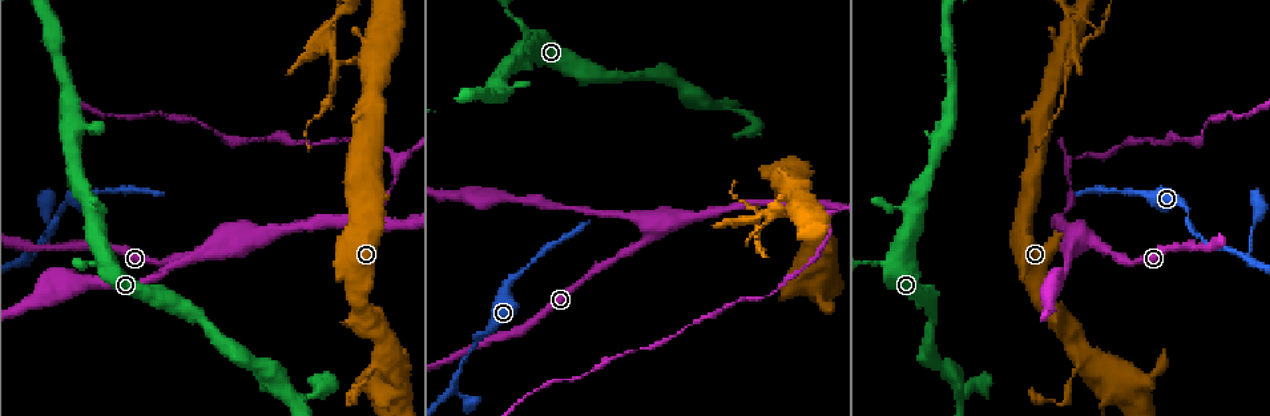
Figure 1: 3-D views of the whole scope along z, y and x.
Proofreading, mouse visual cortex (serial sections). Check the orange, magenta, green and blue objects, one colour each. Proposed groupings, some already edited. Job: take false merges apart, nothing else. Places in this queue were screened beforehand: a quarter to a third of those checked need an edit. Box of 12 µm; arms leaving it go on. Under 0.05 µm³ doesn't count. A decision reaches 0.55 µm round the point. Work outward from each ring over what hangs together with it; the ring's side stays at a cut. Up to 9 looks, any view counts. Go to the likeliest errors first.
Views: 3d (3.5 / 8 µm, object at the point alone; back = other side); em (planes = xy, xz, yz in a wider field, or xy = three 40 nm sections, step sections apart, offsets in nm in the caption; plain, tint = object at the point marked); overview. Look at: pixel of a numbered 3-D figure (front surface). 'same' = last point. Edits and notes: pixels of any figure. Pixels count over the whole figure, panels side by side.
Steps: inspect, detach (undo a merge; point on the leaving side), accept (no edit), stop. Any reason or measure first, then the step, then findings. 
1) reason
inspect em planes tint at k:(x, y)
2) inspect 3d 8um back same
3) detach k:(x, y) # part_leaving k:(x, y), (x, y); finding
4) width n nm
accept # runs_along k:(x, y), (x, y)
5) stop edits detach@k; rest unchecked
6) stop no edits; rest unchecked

looks like a crossing
inspect 3d 3.5um at 1:(1068, 62)

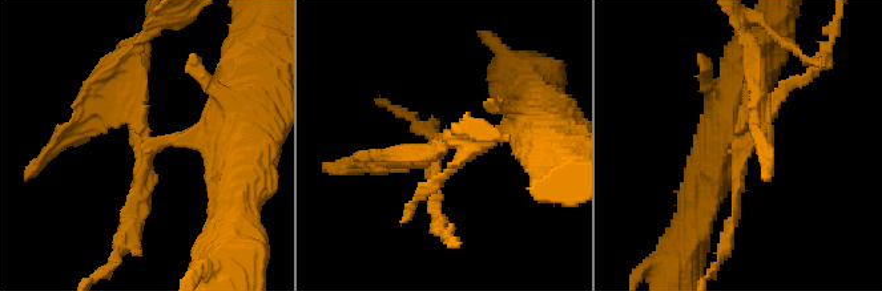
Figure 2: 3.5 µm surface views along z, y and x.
now the EM
inspect em xy step 3 tint at 2:(737, 136)

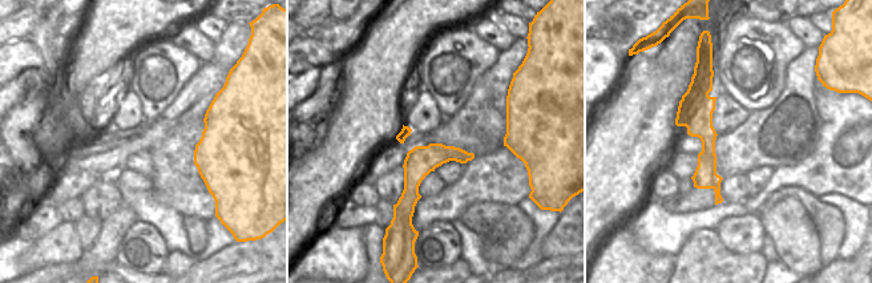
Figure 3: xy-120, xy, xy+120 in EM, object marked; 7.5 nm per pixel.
accept # all the same cell

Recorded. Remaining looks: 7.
arms part here
inspect 3d 3.5um at 1:(1088, 237)

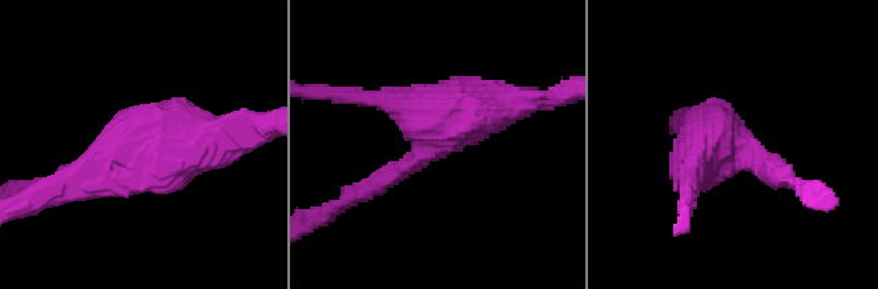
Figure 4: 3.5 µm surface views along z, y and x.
inspect em xy step 1 tint at 4:(740, 150)

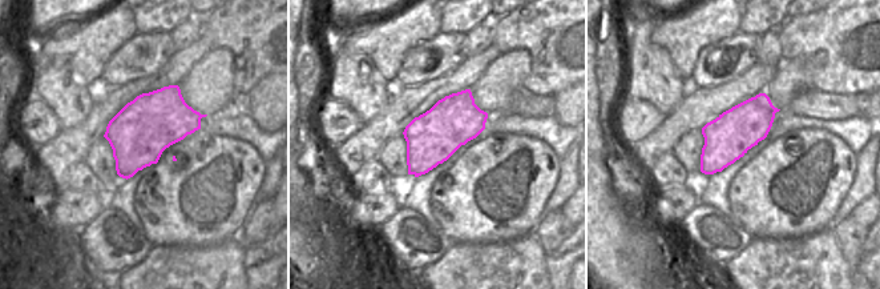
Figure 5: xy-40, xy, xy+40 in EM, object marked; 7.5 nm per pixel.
width 380 nm
accept # runs_along 4:(381, 184), (442, 112), (515, 101); continuous, no second cell

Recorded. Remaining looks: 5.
branch point
inspect 3d 3.5um at 1:(452, 389)

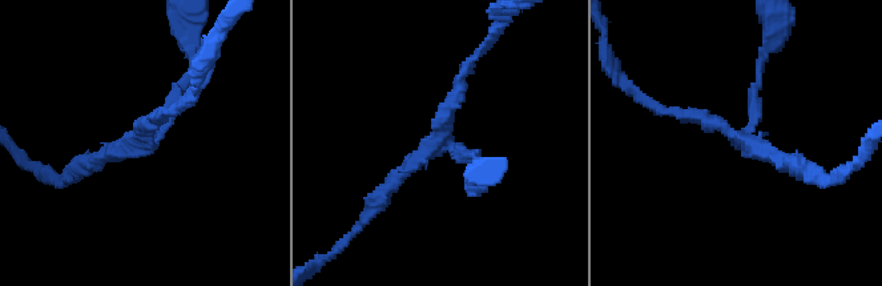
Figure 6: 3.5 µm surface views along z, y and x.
arms 3; arm_widths 150, 150, 200 nm
inspect em xy step 5 tint at 6:(735, 139)

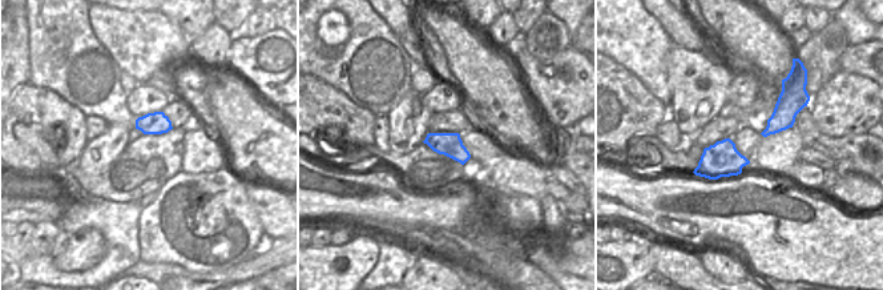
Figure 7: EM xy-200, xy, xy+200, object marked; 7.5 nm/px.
accept # all the same cell

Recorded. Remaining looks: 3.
sudden change in width
inspect 3d 3.5um at 1:(781, 202)

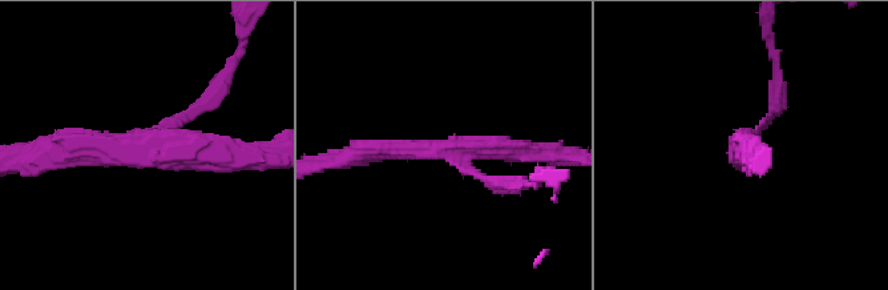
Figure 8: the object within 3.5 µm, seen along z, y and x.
arms 3; arm_widths 150, 250, 250 nm
inspect em xy step 1 tint at 8:(448, 146)

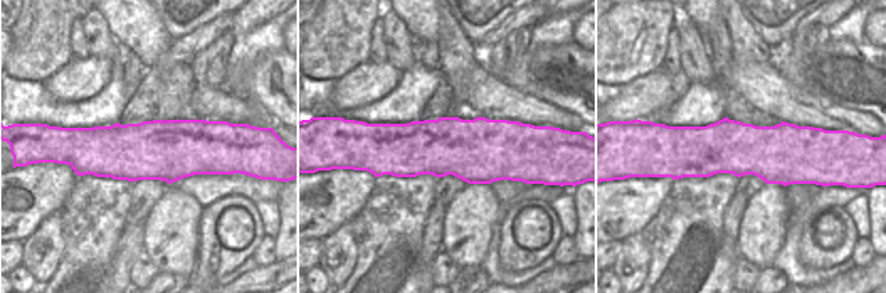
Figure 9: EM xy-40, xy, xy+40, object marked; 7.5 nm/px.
detach 8:(200, 107) # part_leaving 8:(177, 125), (221, 85), (242, 40); two cells meet here

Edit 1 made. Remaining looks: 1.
stop edits detach@8; rest unchecked

